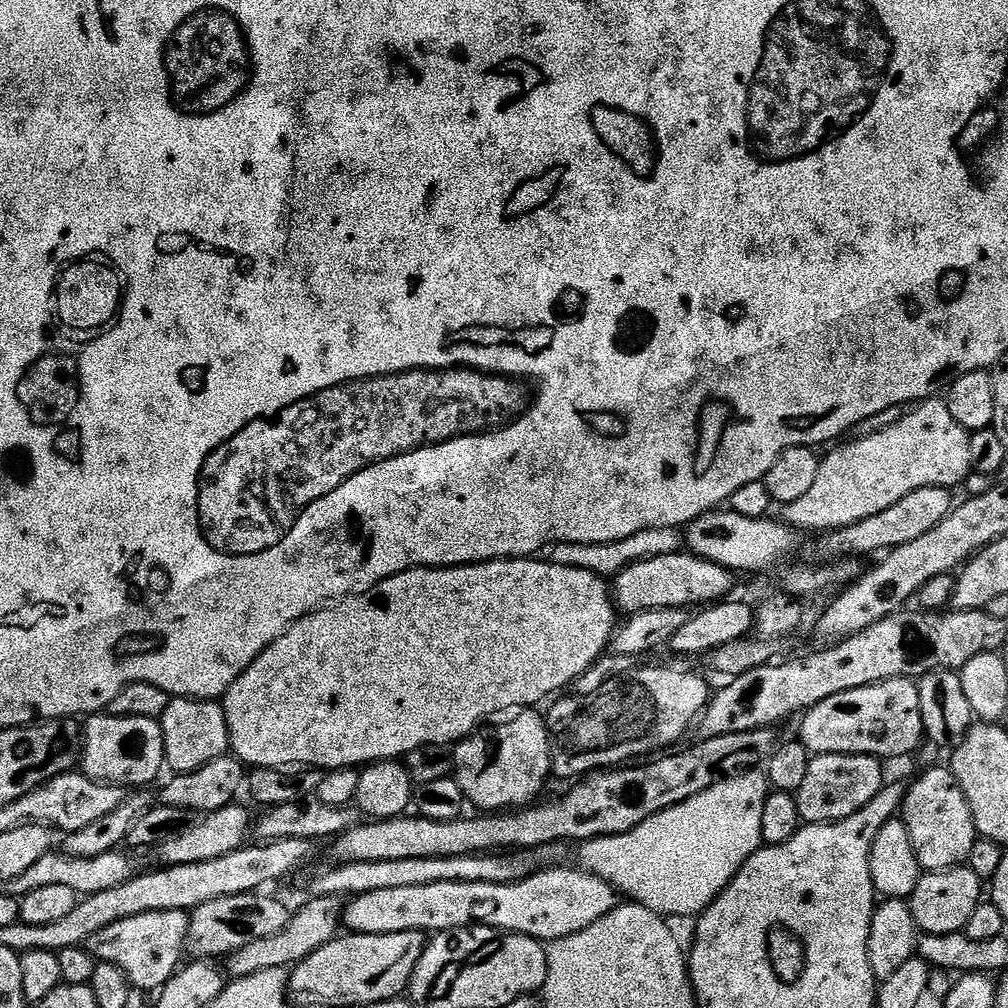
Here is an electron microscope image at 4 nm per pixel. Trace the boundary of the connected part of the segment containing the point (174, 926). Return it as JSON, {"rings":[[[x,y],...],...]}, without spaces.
{"rings":[[[178,910],[138,914],[134,918],[122,918],[103,930],[98,930],[87,942],[91,956],[99,962],[110,962],[126,974],[133,989],[155,993],[164,987],[165,982],[176,975],[186,956],[188,943],[189,913]]]}

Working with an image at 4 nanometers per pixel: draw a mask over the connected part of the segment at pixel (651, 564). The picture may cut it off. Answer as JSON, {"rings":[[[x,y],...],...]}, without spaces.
{"rings":[[[687,550],[674,554],[662,554],[662,558],[650,558],[646,562],[634,562],[626,566],[614,578],[610,591],[619,611],[624,614],[649,612],[659,608],[695,609],[723,601],[732,588],[733,573]]]}

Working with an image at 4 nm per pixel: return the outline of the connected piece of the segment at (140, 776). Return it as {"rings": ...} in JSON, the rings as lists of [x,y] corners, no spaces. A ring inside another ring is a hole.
{"rings":[[[96,714],[83,725],[82,771],[91,780],[140,790],[148,786],[144,784],[154,783],[165,768],[164,735],[159,720]]]}

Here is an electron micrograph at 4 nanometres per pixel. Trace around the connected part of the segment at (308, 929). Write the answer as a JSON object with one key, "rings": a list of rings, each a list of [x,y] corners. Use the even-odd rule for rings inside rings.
{"rings":[[[312,896],[292,912],[286,930],[273,934],[271,938],[258,938],[258,942],[250,942],[250,946],[242,946],[242,950],[231,952],[226,958],[226,972],[232,980],[250,978],[250,974],[262,974],[262,970],[289,970],[301,964],[314,950],[326,946],[326,942],[335,940],[342,928],[342,900],[339,896]]]}

